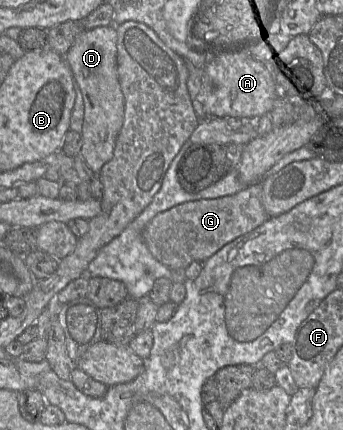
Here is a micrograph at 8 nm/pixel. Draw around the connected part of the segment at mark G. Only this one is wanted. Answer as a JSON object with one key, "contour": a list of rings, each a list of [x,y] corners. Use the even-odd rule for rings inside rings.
{"contour":[[[262,183],[230,196],[185,202],[157,214],[142,236],[151,254],[172,271],[184,271],[194,261],[204,263],[224,245],[249,233],[269,216],[262,205]]]}

